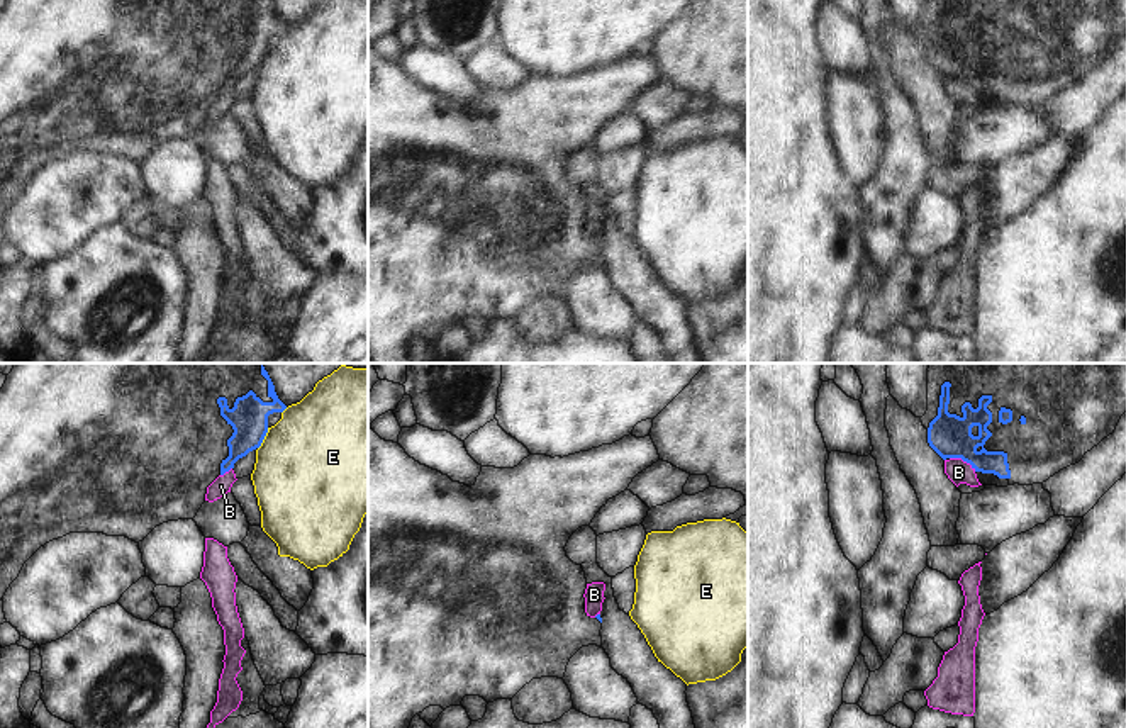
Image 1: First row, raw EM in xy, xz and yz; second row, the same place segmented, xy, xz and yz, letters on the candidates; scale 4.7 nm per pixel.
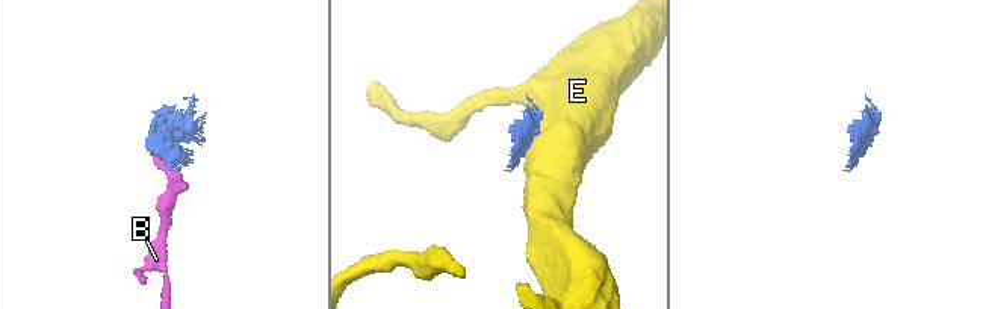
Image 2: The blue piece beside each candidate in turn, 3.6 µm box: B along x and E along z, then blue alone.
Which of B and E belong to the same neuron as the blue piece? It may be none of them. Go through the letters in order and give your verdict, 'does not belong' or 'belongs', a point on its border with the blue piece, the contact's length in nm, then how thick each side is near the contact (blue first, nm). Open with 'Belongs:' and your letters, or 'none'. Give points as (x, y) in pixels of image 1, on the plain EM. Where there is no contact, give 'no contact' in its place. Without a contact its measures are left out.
Belongs: none
B: does not belong; meets blue in yz at (964, 80); contact 140 nm long; 200 nm thick on the blue side, 110 nm on the other
E: does not belong; meets blue in xy at (263, 58); contact 120 nm long; 180 nm thick on the blue side, 500 nm on the other

